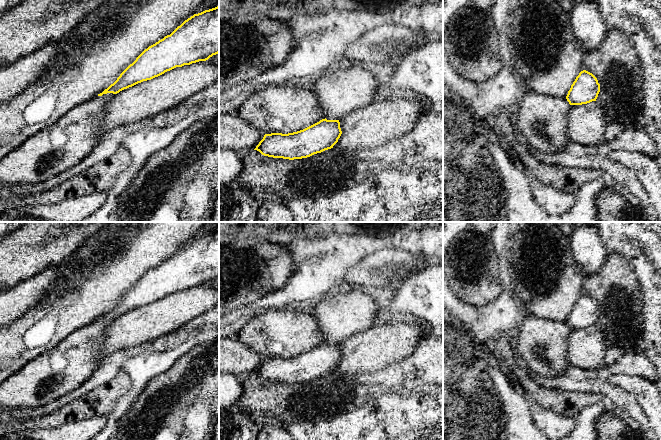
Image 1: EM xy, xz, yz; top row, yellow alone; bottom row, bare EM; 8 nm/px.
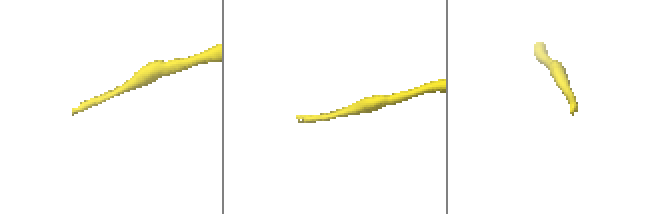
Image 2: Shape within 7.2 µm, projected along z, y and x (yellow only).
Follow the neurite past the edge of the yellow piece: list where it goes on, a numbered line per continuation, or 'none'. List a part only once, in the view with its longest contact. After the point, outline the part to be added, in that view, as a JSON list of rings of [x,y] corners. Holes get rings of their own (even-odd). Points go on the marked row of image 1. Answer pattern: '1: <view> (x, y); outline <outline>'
none

